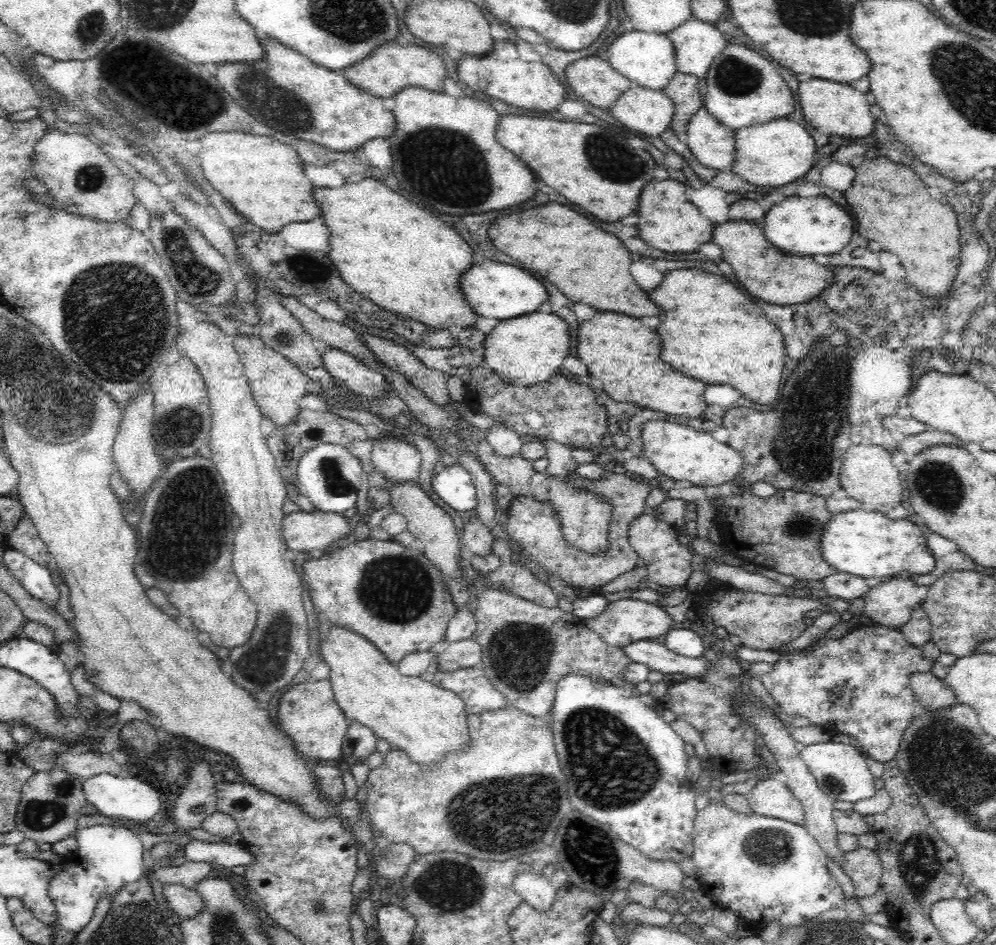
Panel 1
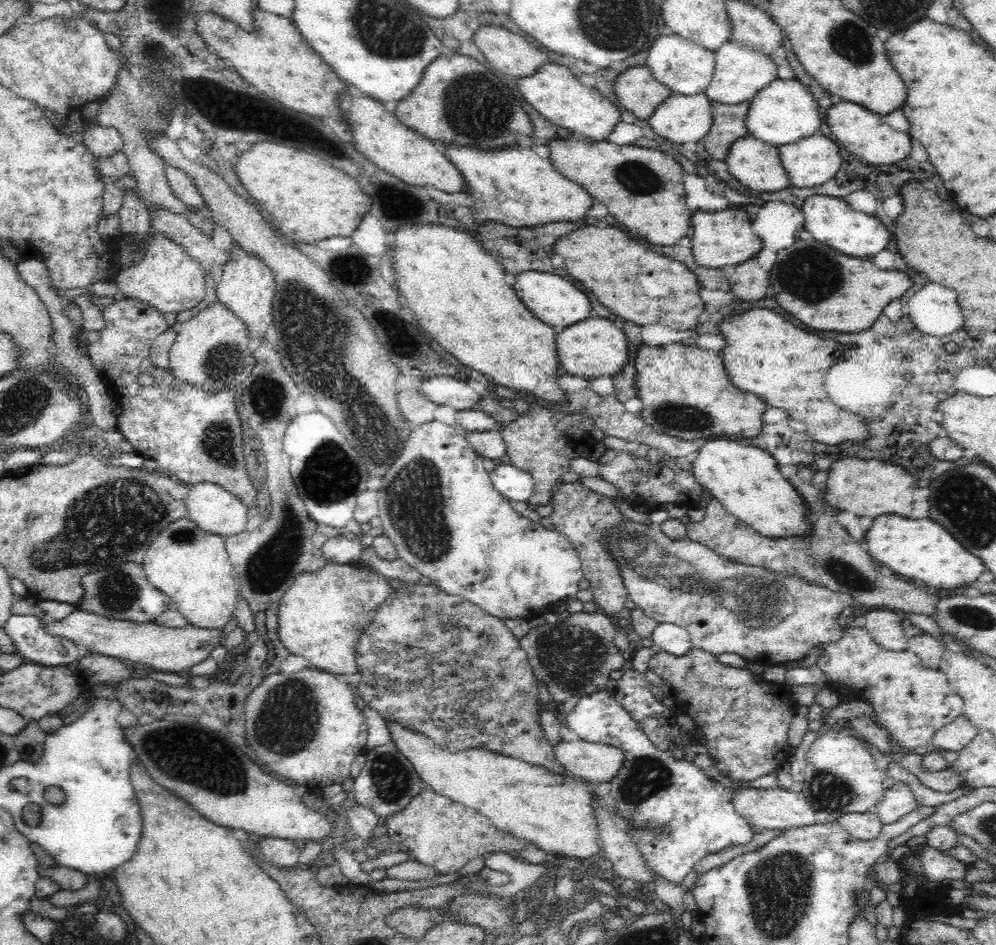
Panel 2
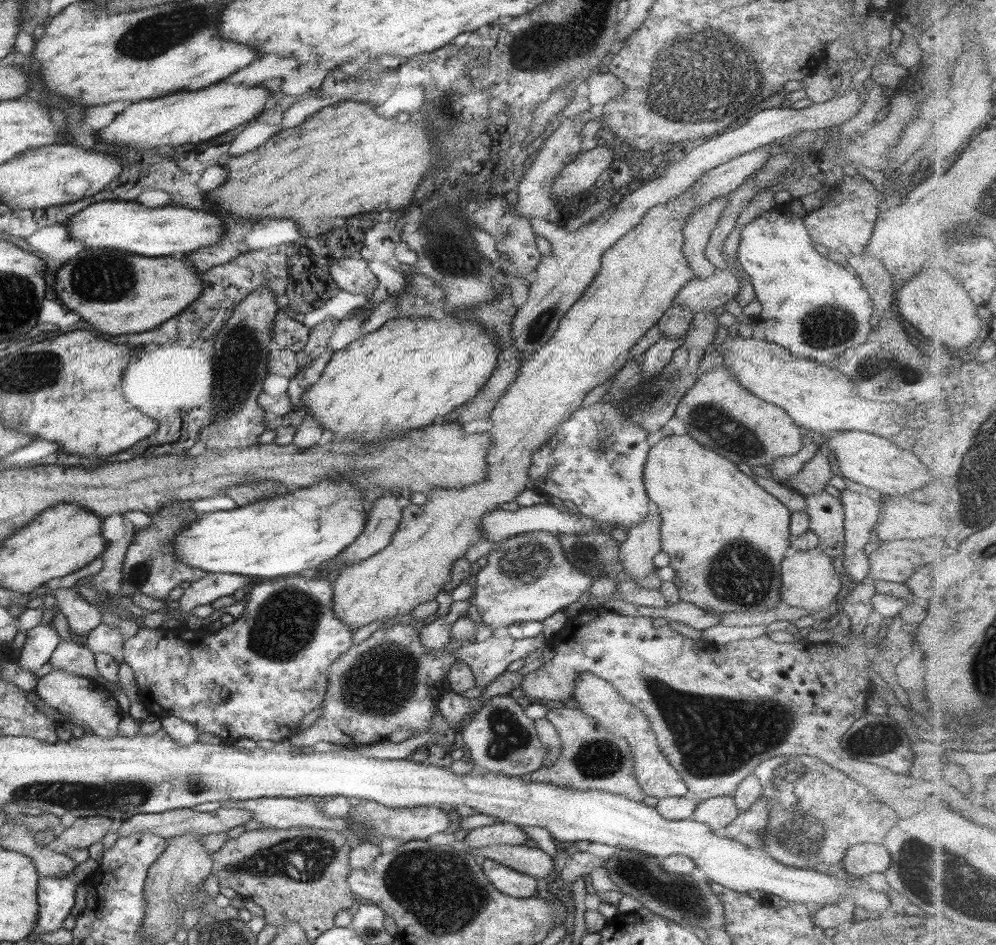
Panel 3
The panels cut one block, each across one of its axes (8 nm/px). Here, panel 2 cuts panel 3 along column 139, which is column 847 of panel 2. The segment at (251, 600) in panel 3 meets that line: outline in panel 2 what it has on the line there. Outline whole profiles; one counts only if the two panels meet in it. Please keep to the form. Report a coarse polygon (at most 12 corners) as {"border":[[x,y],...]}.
{"border":[[864,627],[814,665],[841,702],[870,704],[899,756],[963,714],[942,671]]}

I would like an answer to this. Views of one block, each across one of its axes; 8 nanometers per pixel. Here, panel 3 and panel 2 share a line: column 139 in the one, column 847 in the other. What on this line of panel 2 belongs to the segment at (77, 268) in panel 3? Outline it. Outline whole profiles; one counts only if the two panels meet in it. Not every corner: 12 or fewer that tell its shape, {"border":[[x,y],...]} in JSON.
{"border":[[814,239],[776,252],[775,302],[814,330],[860,332],[910,288],[900,270]]}

